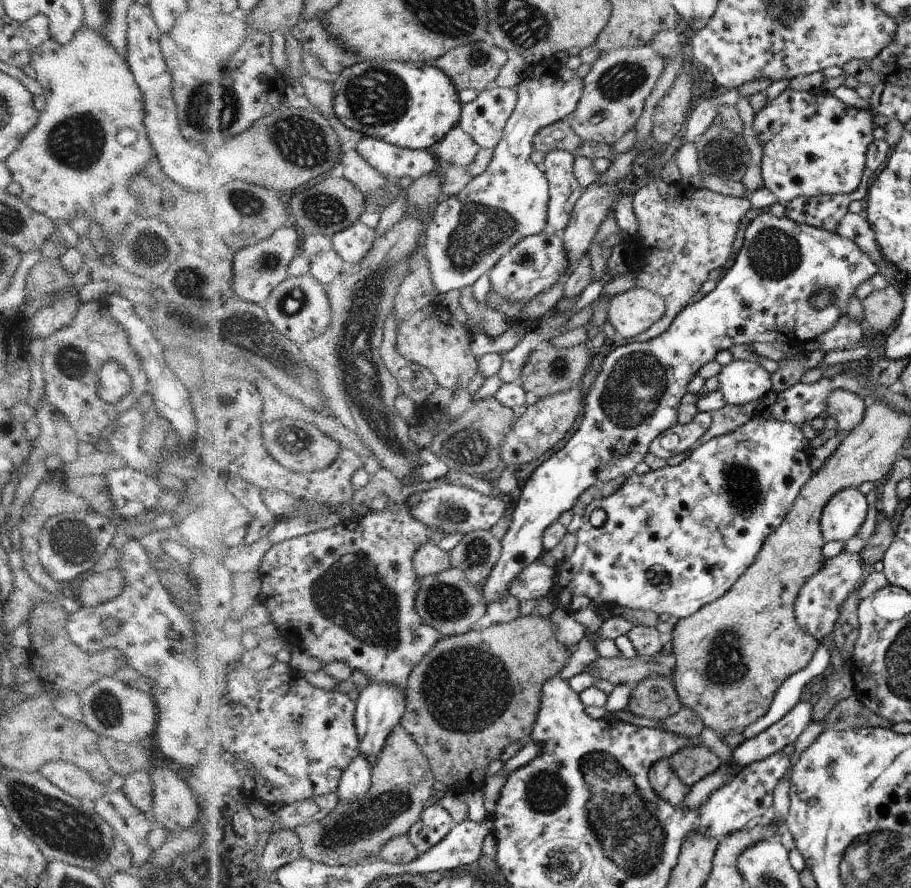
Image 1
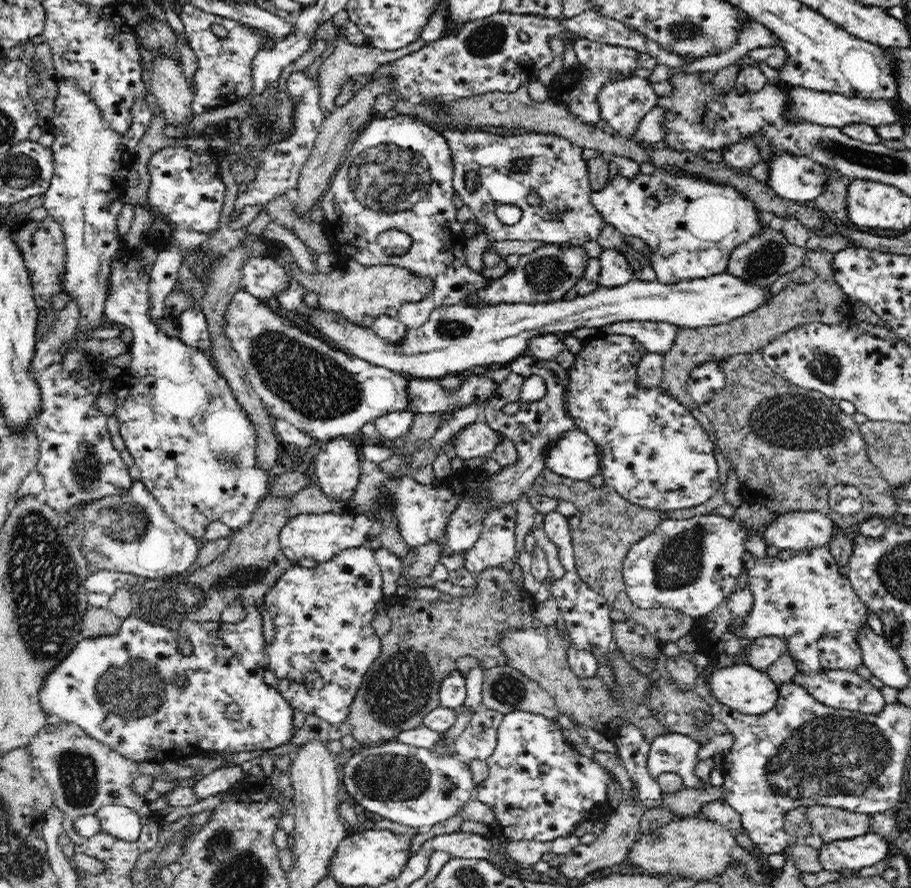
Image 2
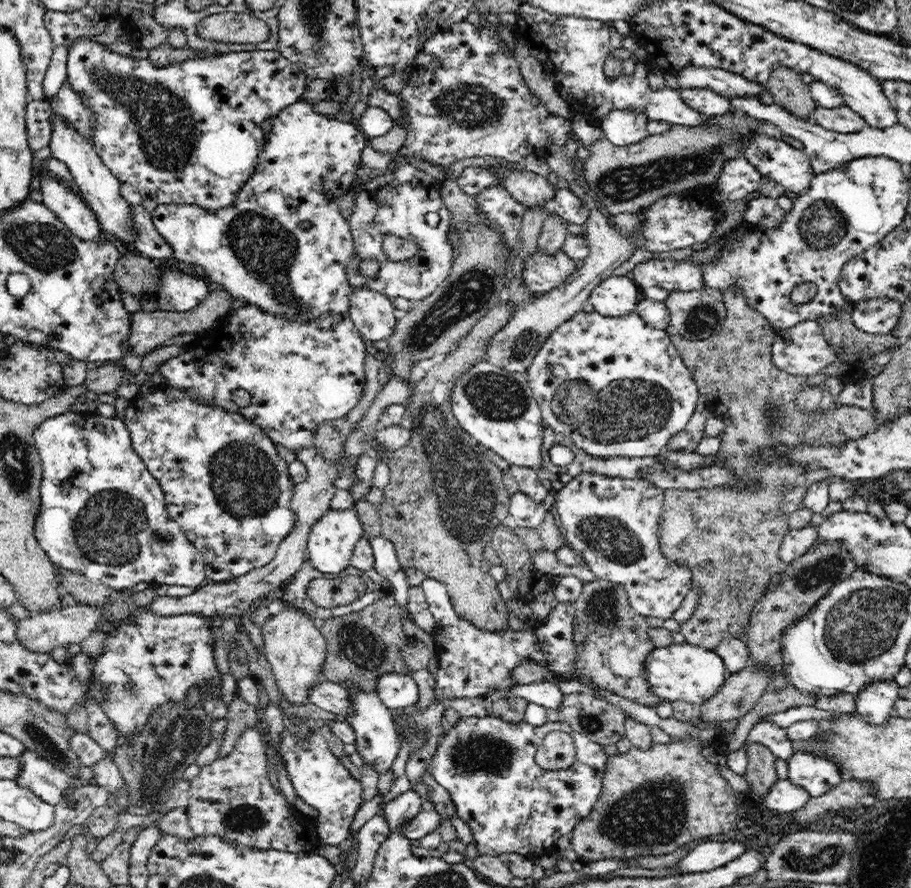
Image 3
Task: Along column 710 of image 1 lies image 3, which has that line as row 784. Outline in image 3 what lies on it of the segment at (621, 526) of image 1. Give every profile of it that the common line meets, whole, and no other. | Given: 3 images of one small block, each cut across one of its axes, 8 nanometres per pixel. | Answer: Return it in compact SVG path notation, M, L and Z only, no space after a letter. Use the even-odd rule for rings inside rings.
M492 715L485 718L460 718L454 728L446 730L437 742L437 749L430 759L429 773L452 797L457 815L472 829L478 855L516 852L522 856L546 854L555 848L554 842L573 832L573 828L585 819L602 794L606 763L609 756L602 745L592 742L563 720L548 722L544 726L531 726L526 722L505 722ZM553 731L567 733L575 742L576 759L570 768L546 770L535 761L535 752L544 737Z

